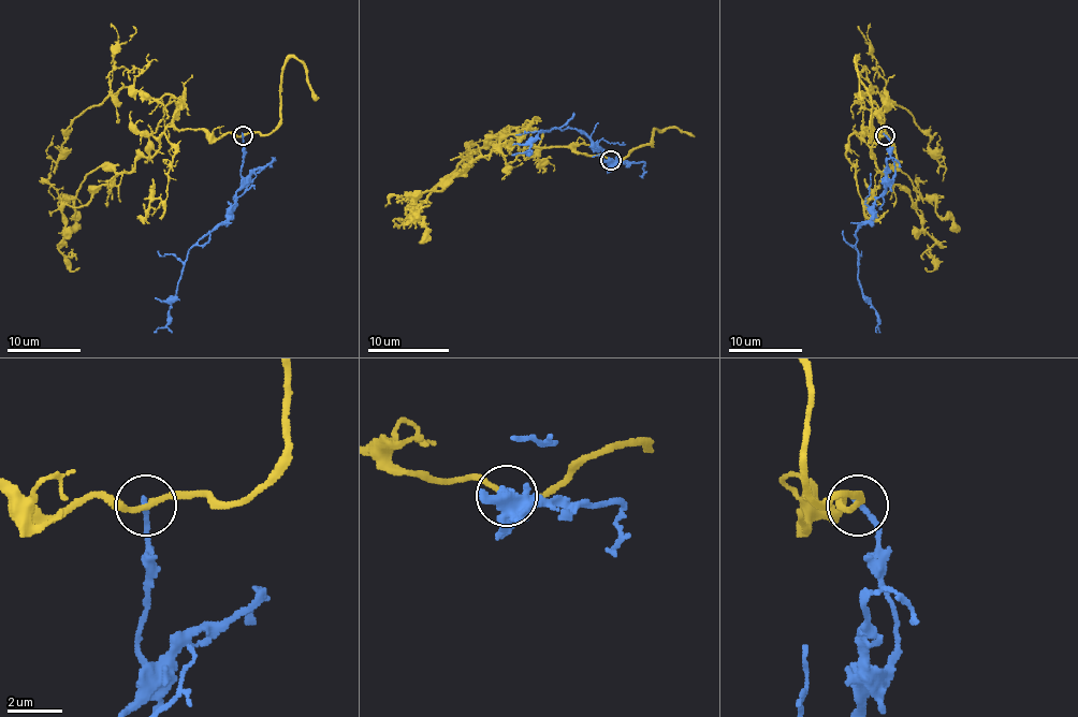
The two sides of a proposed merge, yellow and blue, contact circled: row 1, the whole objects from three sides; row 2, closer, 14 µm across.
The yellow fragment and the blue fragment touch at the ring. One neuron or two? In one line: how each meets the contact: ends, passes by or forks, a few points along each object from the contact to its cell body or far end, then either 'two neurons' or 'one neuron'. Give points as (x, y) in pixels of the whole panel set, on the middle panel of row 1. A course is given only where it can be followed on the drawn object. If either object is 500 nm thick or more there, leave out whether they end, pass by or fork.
yellow passes by | blue ends | yellow via (610, 160), (533, 147), (542, 133), (528, 127), (503, 133), (423, 194), (401, 224), (394, 218), (401, 220) | blue via (610, 160), (608, 172), (601, 149), (576, 129), (553, 129), (537, 135), (528, 151), (512, 156) | two neurons

